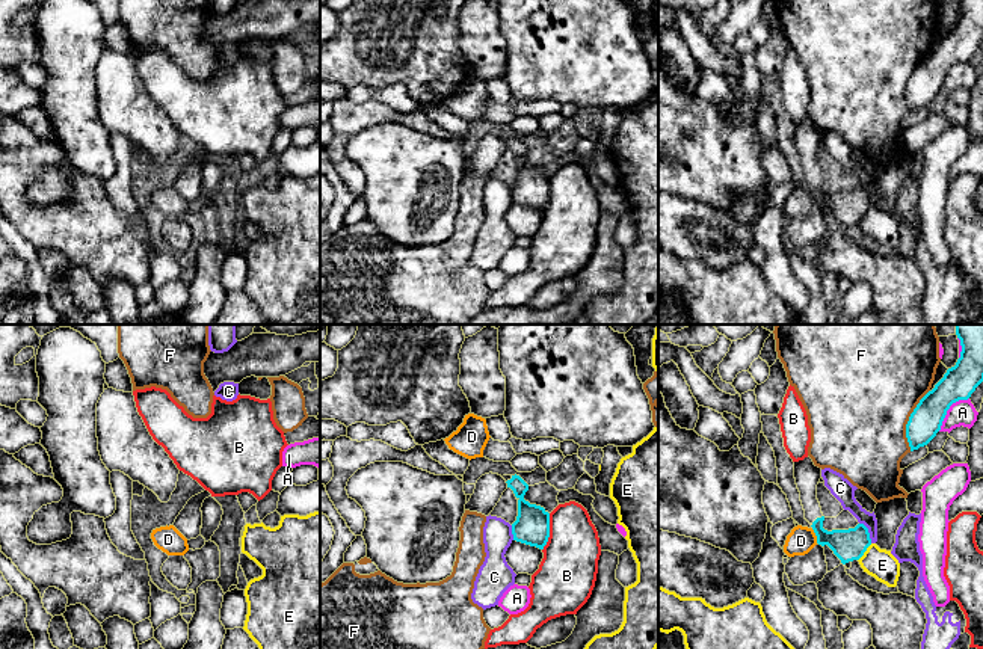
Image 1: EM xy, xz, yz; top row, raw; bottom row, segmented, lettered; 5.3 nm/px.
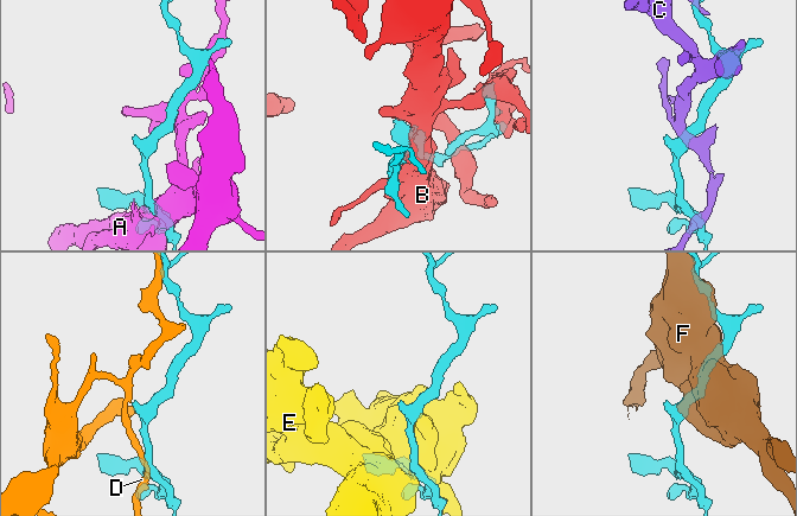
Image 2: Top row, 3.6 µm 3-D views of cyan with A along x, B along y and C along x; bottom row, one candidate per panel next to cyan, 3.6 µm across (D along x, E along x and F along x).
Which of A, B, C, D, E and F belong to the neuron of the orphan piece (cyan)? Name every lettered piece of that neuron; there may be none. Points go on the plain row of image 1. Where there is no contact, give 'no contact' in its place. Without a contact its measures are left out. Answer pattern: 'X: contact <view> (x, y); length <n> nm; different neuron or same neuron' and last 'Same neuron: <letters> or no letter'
A: contact yz (949, 70); length 240 nm; different neuron
B: contact xz (548, 193); length 200 nm; different neuron
C: contact yz (867, 193); length 130 nm; different neuron
D: contact yz (816, 196); length 90 nm; same neuron
E: contact yz (864, 213); length 120 nm; different neuron
F: contact yz (909, 82); length 340 nm; different neuron
Same neuron: D

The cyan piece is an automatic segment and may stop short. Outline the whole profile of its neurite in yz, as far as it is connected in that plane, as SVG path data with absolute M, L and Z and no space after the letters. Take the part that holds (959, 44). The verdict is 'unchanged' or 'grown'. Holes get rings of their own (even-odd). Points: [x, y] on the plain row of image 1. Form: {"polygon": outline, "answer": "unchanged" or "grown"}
{"polygon": "M959 0L962 14L956 27L917 66L906 86L911 113L927 107L941 92L950 68L968 62L983 44L983 0Z", "answer": "unchanged"}

